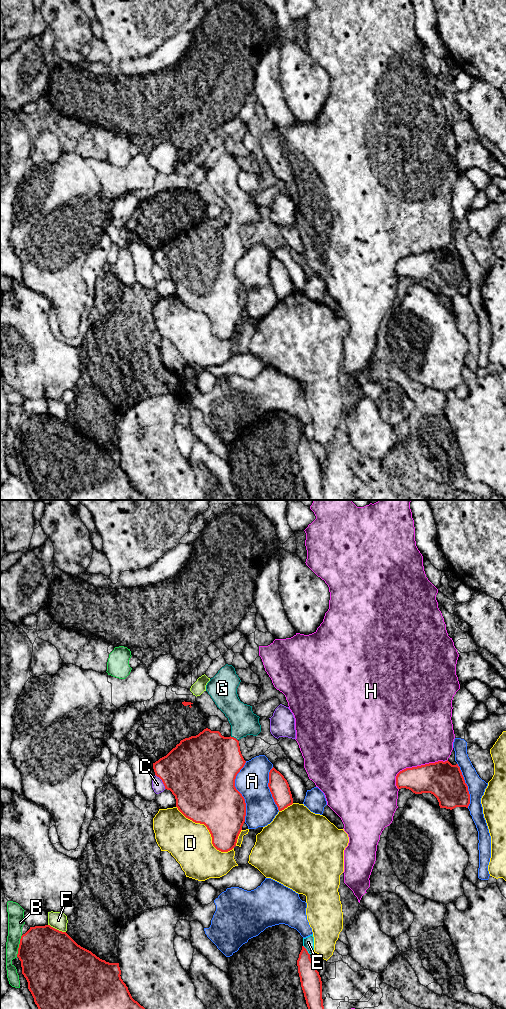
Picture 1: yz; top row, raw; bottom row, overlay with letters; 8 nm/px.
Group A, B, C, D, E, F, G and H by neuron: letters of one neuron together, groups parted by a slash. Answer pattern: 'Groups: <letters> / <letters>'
Groups: A / B / C / D / E / F / G / H

